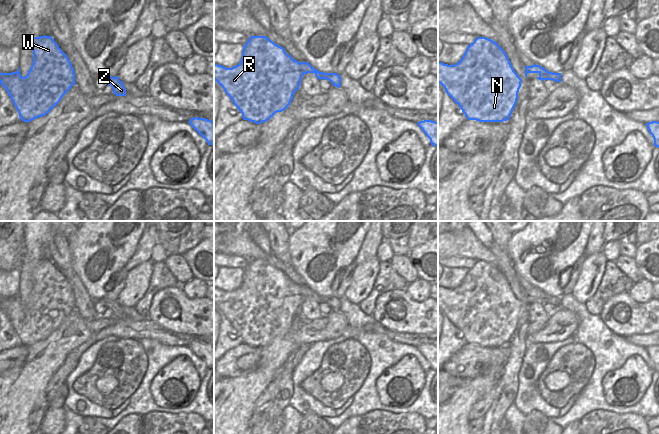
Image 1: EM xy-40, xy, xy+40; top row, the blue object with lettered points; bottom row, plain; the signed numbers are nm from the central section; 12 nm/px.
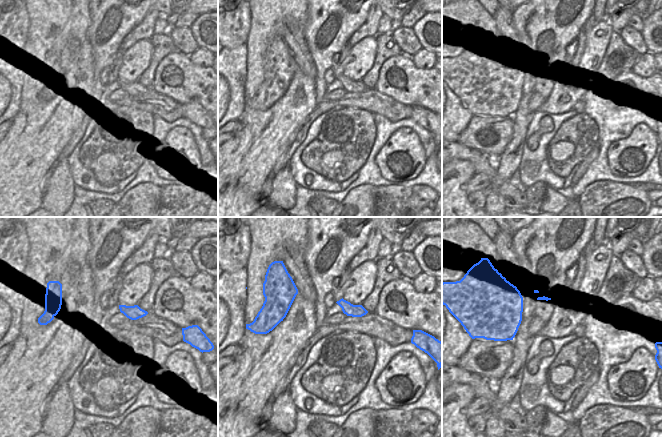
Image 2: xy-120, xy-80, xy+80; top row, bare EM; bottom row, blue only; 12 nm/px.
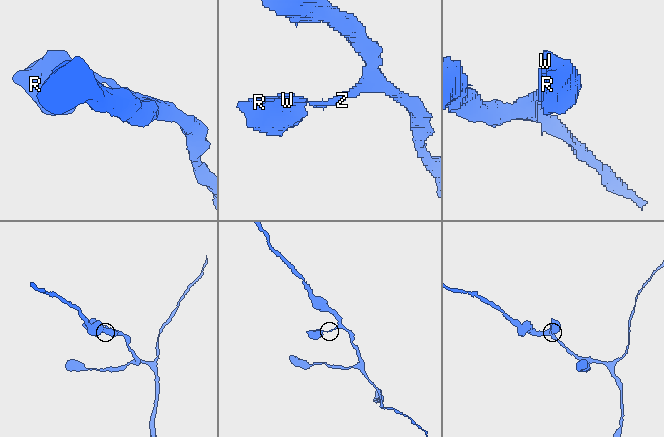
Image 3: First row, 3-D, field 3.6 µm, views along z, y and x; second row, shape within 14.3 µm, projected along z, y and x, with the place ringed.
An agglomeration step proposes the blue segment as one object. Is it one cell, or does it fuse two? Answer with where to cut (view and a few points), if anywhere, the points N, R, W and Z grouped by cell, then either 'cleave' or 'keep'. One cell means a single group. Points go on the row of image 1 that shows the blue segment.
no cut; N R W Z; keep

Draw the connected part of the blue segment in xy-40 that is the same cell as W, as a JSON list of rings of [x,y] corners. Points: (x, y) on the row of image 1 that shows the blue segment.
[[[51,36],[32,37],[30,42],[33,63],[27,75],[22,77],[19,67],[16,72],[0,73],[1,85],[9,94],[20,119],[27,123],[49,113],[75,85],[75,74],[71,62]]]

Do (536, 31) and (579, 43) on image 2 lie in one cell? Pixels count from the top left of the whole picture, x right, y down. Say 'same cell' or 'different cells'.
different cells

